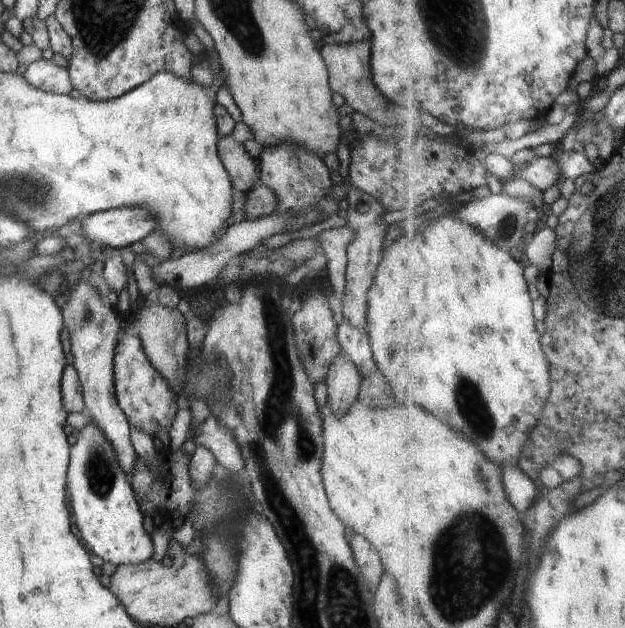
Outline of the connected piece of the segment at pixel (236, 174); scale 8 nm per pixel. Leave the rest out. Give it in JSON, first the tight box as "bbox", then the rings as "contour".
{"bbox":[218,135,259,193],"contour":[[[233,135],[218,139],[218,156],[233,188],[248,193],[254,188],[259,179],[259,168],[256,161],[248,155],[242,143],[237,142]]]}

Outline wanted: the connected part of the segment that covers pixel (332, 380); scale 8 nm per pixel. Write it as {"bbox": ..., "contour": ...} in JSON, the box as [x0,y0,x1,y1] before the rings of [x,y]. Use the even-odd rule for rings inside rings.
{"bbox":[325,350,362,414],"contour":[[[341,350],[332,360],[325,380],[327,405],[334,414],[346,414],[346,410],[357,401],[362,379],[350,356]]]}

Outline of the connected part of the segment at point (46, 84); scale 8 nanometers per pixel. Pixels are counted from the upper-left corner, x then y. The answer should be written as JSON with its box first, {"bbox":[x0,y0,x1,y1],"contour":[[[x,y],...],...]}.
{"bbox":[23,58,73,95],"contour":[[[41,58],[29,64],[23,76],[30,84],[47,93],[68,95],[73,89],[69,72],[54,65],[51,60]]]}

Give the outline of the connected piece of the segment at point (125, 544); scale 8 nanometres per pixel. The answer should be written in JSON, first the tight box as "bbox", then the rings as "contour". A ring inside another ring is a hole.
{"bbox":[66,421,153,566],"contour":[[[92,421],[82,430],[75,432],[75,435],[77,440],[70,448],[66,482],[68,482],[68,494],[70,494],[71,514],[74,516],[78,532],[80,532],[80,538],[84,540],[84,544],[90,549],[90,552],[94,552],[105,562],[112,562],[116,566],[134,566],[152,559],[153,545],[150,536],[144,530],[143,514],[136,501],[130,479],[122,472],[122,468],[118,464],[118,458],[116,458],[112,444],[104,438],[100,428],[96,424],[92,424]]]}

